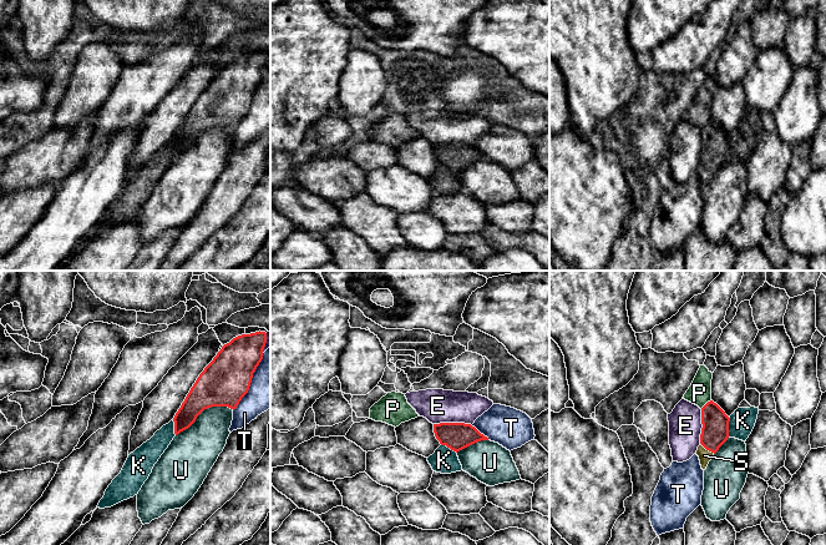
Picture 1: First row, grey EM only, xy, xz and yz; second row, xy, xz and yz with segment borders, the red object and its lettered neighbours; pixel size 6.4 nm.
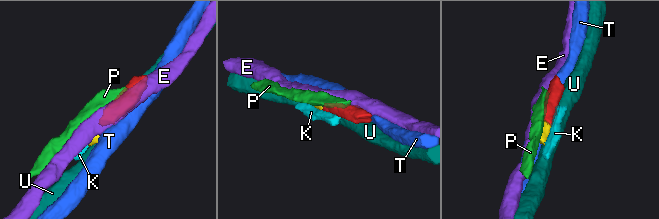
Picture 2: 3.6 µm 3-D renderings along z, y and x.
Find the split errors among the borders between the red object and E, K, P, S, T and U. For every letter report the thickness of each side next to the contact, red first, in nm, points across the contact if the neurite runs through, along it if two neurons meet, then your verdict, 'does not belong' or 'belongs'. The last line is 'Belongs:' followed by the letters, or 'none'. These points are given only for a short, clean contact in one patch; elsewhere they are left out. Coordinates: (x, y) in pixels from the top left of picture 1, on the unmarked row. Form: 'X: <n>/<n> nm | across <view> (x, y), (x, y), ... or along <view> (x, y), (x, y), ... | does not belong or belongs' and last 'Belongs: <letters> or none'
E: 180/220 nm | does not belong
K: 180/160 nm | along yz (730, 139), (728, 157) | does not belong
P: 180/160 nm | along yz (710, 120), (700, 129) | does not belong
S: 180/80 nm | across yz (715, 144), (715, 152), (708, 170), (704, 176) | belongs
T: 300/260 nm | does not belong
U: 300/280 nm | does not belong
Belongs: S

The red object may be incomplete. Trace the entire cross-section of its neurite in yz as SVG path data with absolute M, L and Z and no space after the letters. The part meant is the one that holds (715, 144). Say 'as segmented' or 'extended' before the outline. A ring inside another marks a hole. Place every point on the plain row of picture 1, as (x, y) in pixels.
extended; M713 121L701 128L701 155L696 176L701 190L705 191L714 175L729 158L730 138Z

